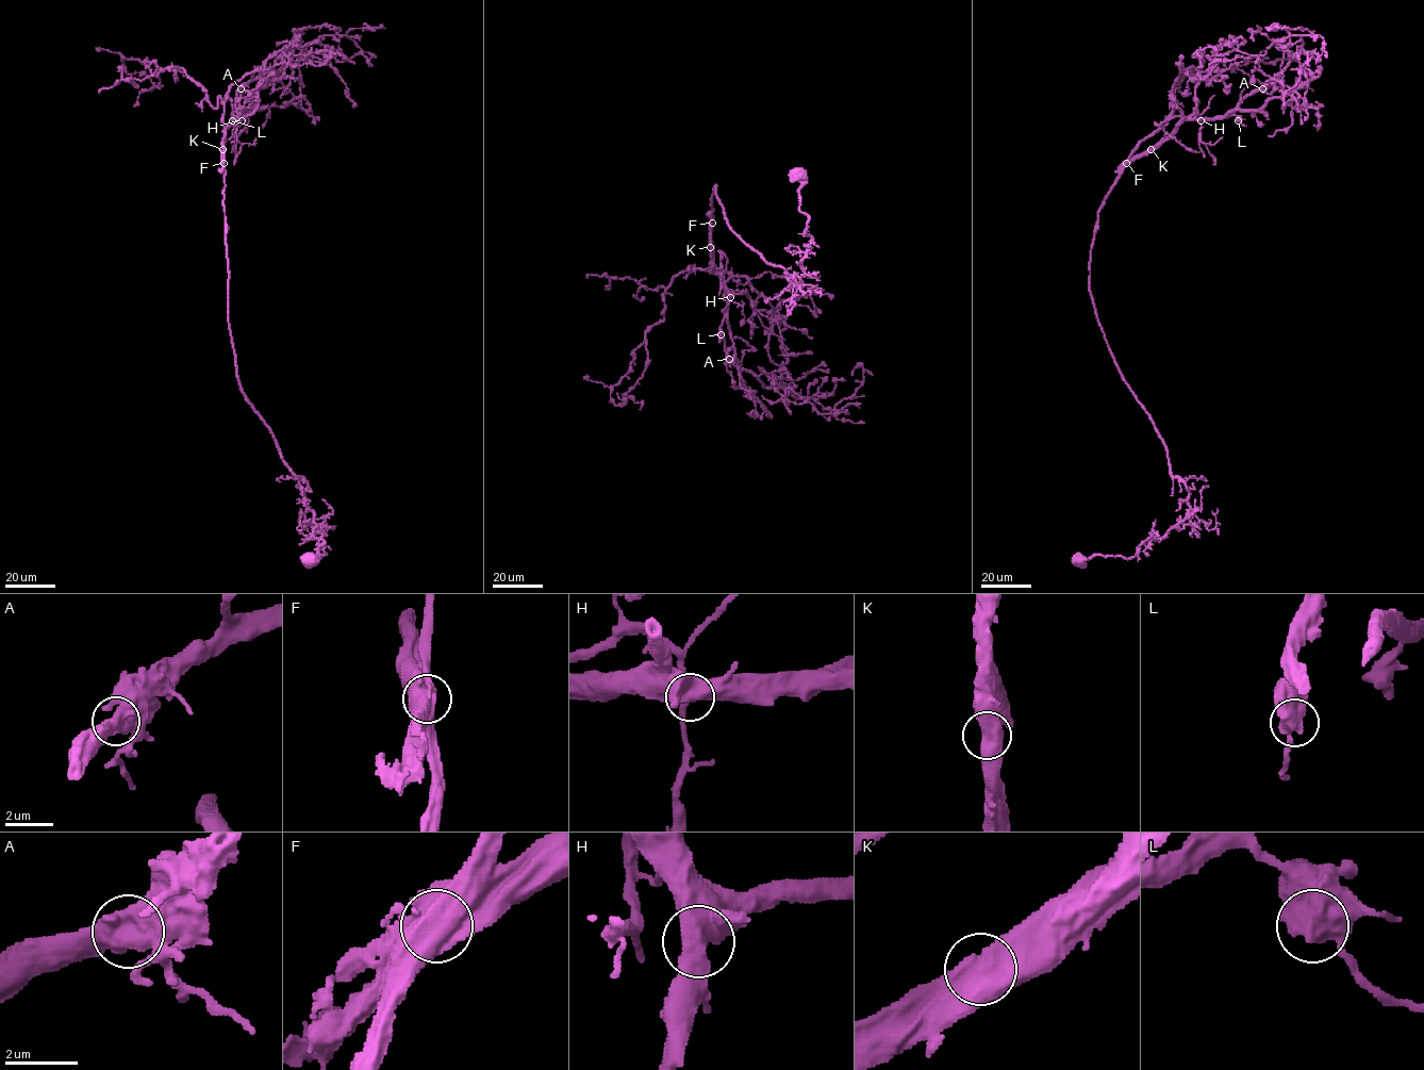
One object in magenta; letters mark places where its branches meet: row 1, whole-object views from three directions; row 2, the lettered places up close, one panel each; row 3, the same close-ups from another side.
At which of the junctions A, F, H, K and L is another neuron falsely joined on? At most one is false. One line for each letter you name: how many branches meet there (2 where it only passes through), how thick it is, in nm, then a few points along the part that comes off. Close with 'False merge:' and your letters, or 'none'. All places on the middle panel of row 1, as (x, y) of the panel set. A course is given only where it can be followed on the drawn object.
F: branches 2; calibre 800 nm; course (712, 221), (712, 269), (729, 295), (727, 356), (764, 387), (832, 410), (855, 394), (863, 367), (853, 376)
False merge: F

